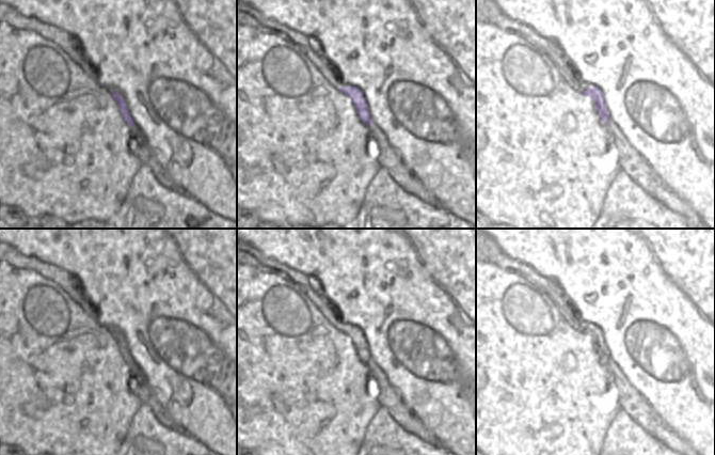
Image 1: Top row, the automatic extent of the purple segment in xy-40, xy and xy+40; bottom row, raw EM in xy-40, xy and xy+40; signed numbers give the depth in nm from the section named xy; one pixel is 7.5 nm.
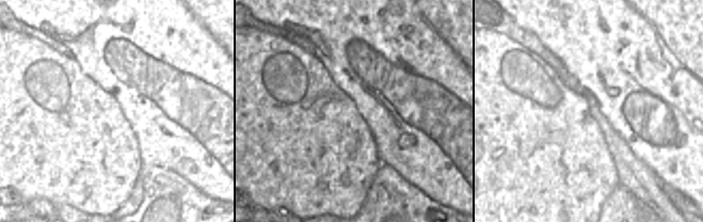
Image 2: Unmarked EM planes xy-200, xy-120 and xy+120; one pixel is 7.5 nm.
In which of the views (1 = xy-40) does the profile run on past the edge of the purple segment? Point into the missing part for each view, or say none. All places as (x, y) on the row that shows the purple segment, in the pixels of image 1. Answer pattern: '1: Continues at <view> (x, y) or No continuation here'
1: No continuation here.

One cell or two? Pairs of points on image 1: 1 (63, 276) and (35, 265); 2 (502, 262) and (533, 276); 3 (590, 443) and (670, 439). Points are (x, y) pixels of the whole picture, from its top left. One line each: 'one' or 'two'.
1: one
2: one
3: two

